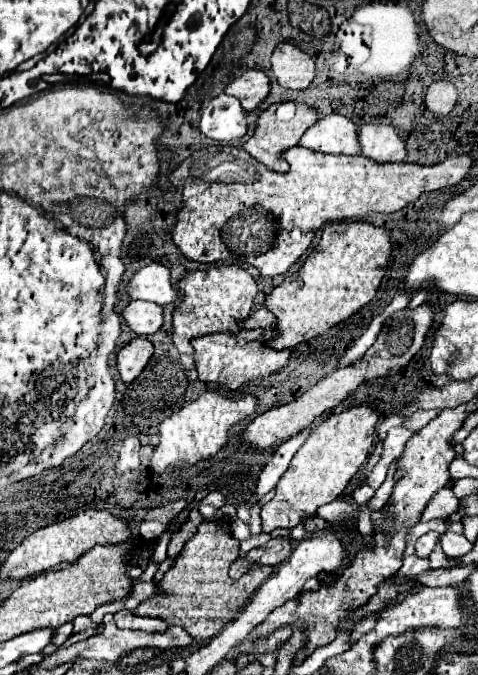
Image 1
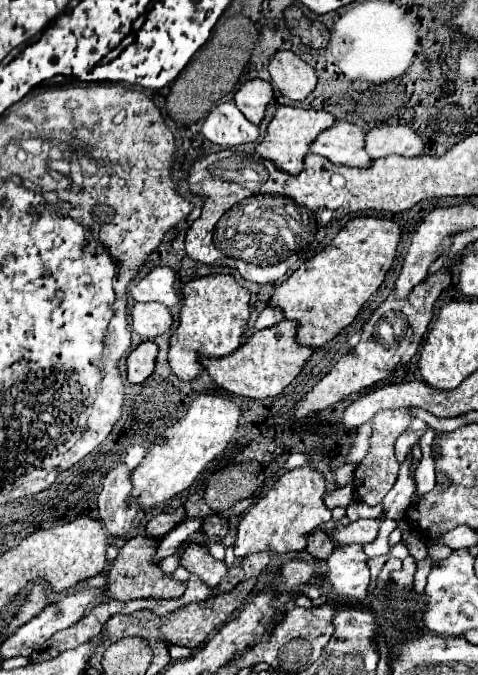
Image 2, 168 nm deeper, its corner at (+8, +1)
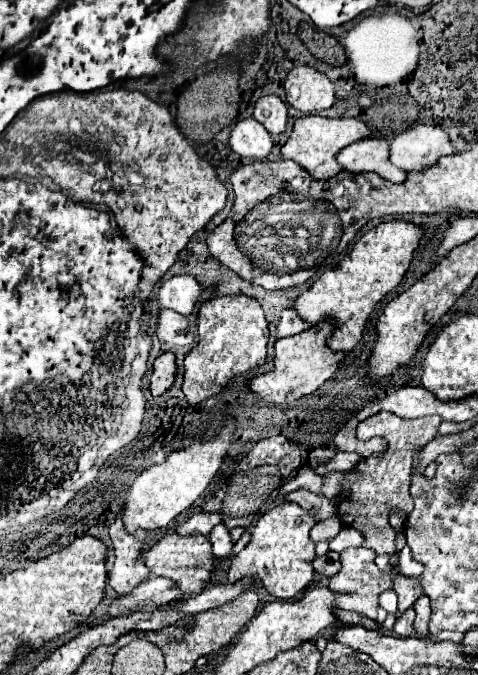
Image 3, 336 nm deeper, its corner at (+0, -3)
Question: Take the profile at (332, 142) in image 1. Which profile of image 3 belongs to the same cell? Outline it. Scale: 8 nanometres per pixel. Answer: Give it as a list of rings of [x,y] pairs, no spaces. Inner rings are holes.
[[[370,136],[368,140],[358,140],[356,144],[348,144],[348,148],[342,148],[336,154],[336,162],[346,172],[376,172],[384,180],[390,182],[402,182],[406,178],[406,172],[396,168],[388,160],[388,142],[376,136]]]

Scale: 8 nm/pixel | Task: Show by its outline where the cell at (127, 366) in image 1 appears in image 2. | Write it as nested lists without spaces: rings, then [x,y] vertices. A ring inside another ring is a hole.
[[[142,342],[136,350],[132,350],[132,354],[128,356],[128,380],[132,384],[142,384],[154,370],[156,364],[156,356],[158,356],[158,346],[154,342]]]

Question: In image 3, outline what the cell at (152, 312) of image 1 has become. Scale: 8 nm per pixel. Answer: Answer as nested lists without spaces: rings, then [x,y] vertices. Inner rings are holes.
[[[160,310],[158,312],[156,336],[160,342],[178,344],[178,346],[186,346],[194,340],[194,336],[188,328],[188,320],[184,316],[180,316],[178,312],[172,312],[172,310]]]

